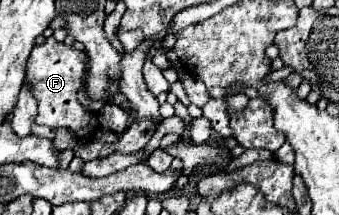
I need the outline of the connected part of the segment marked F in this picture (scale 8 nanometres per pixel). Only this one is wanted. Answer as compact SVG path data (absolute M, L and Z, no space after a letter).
M49 36L43 44L33 46L29 60L27 60L27 82L31 88L31 94L37 98L37 124L45 124L51 128L67 128L75 132L77 136L85 138L87 128L91 124L91 114L79 104L77 90L83 86L85 80L85 68L87 58L83 50L75 50L73 46L67 46L65 42L57 42L53 36Z

